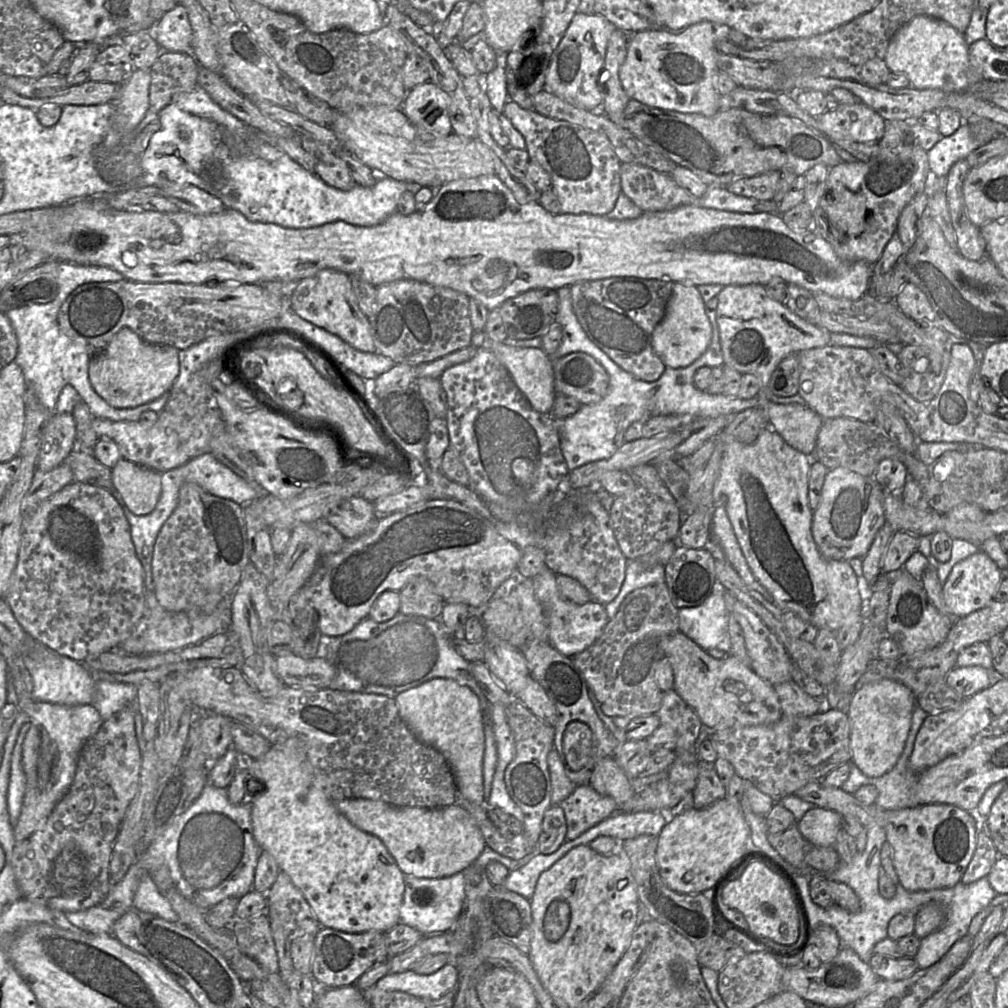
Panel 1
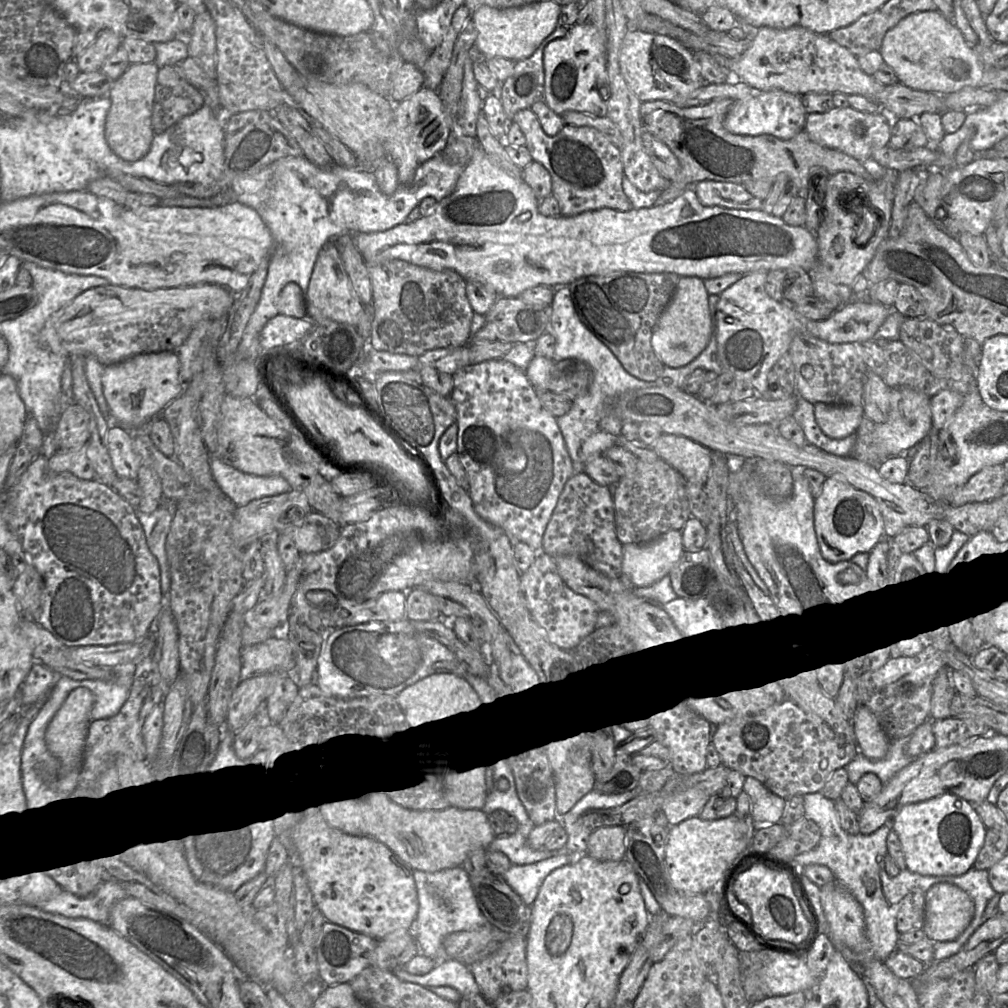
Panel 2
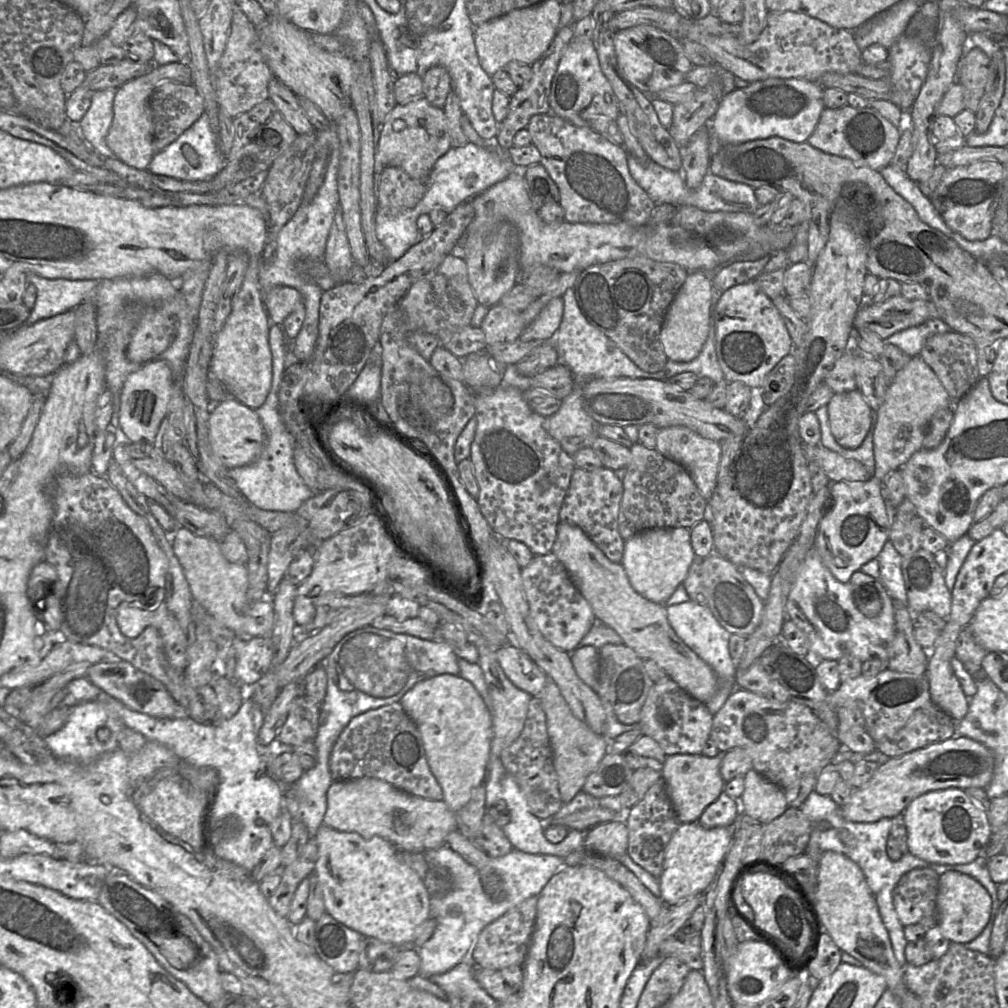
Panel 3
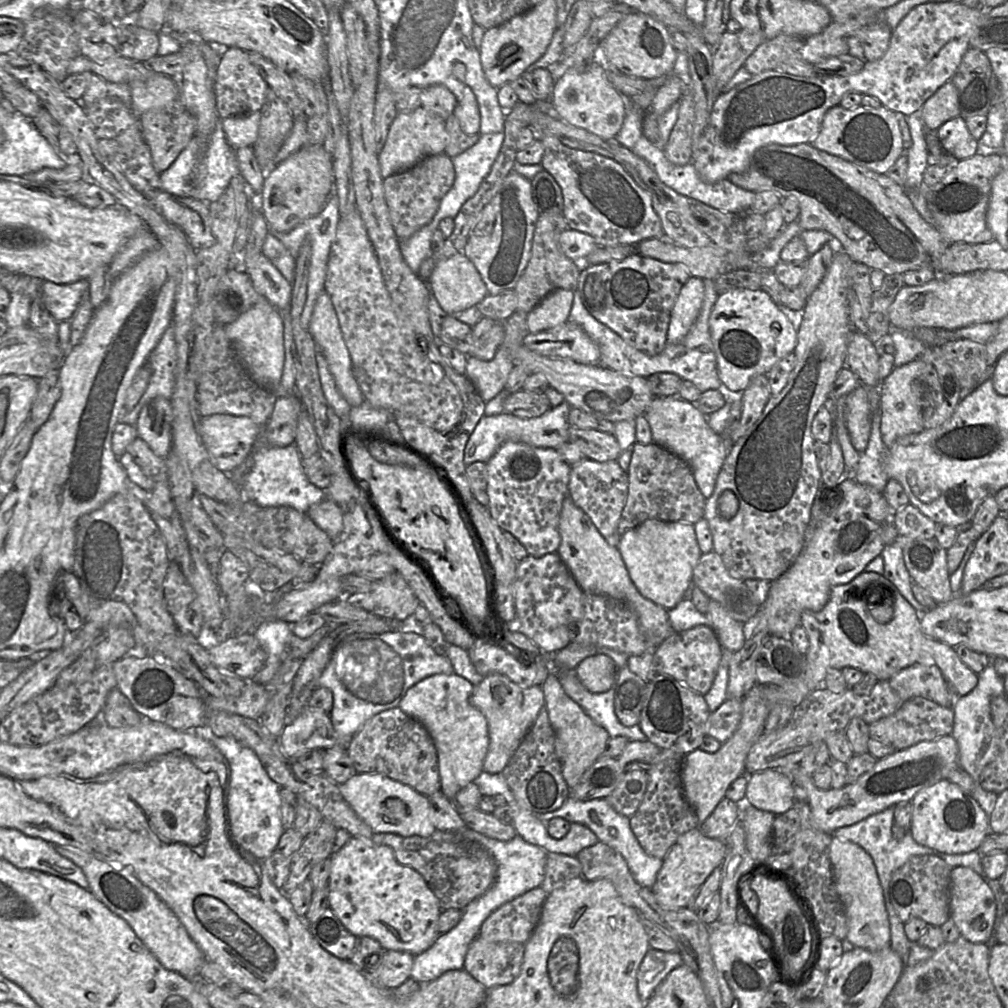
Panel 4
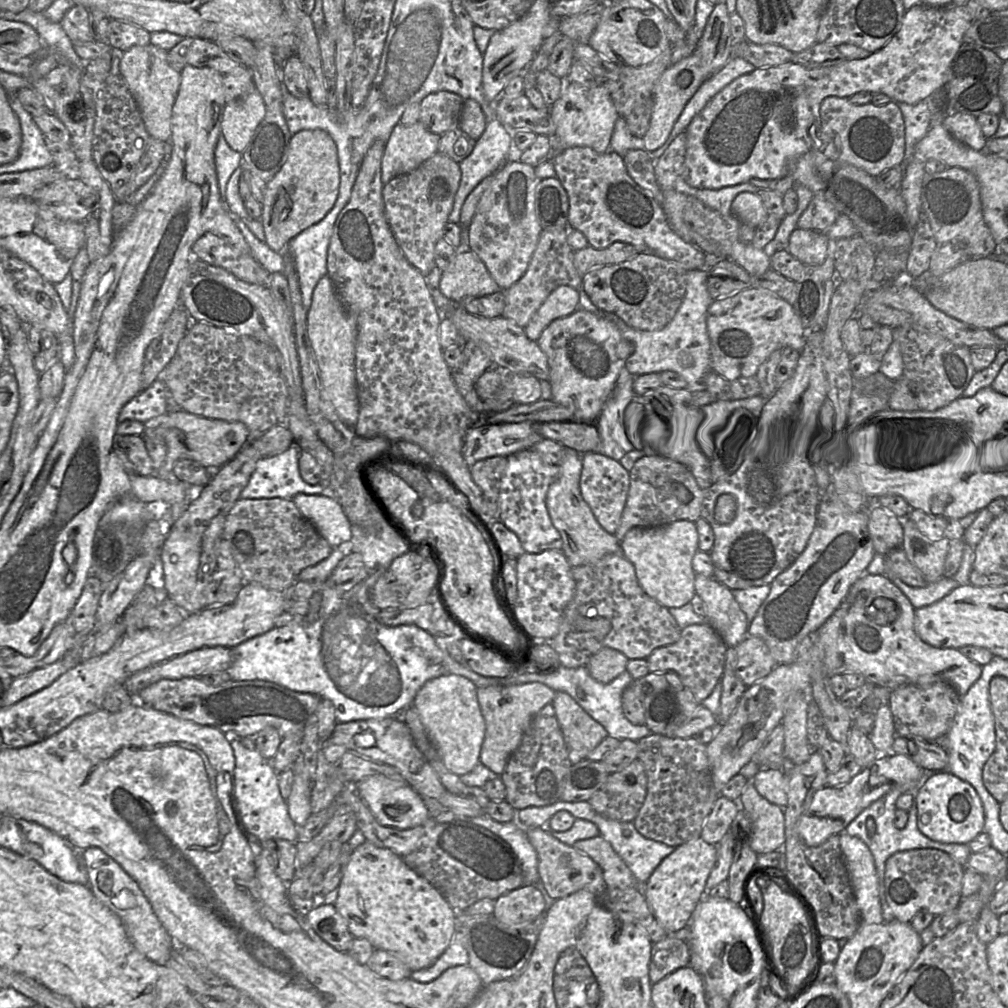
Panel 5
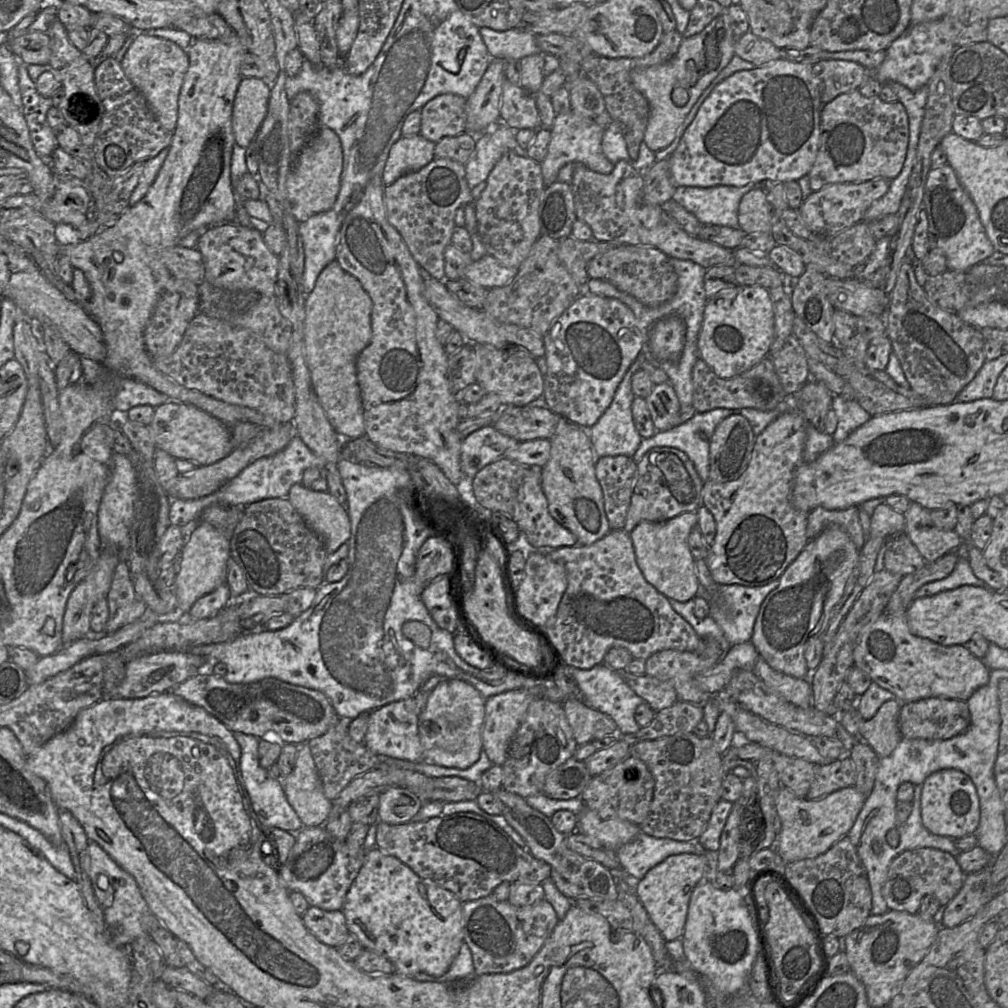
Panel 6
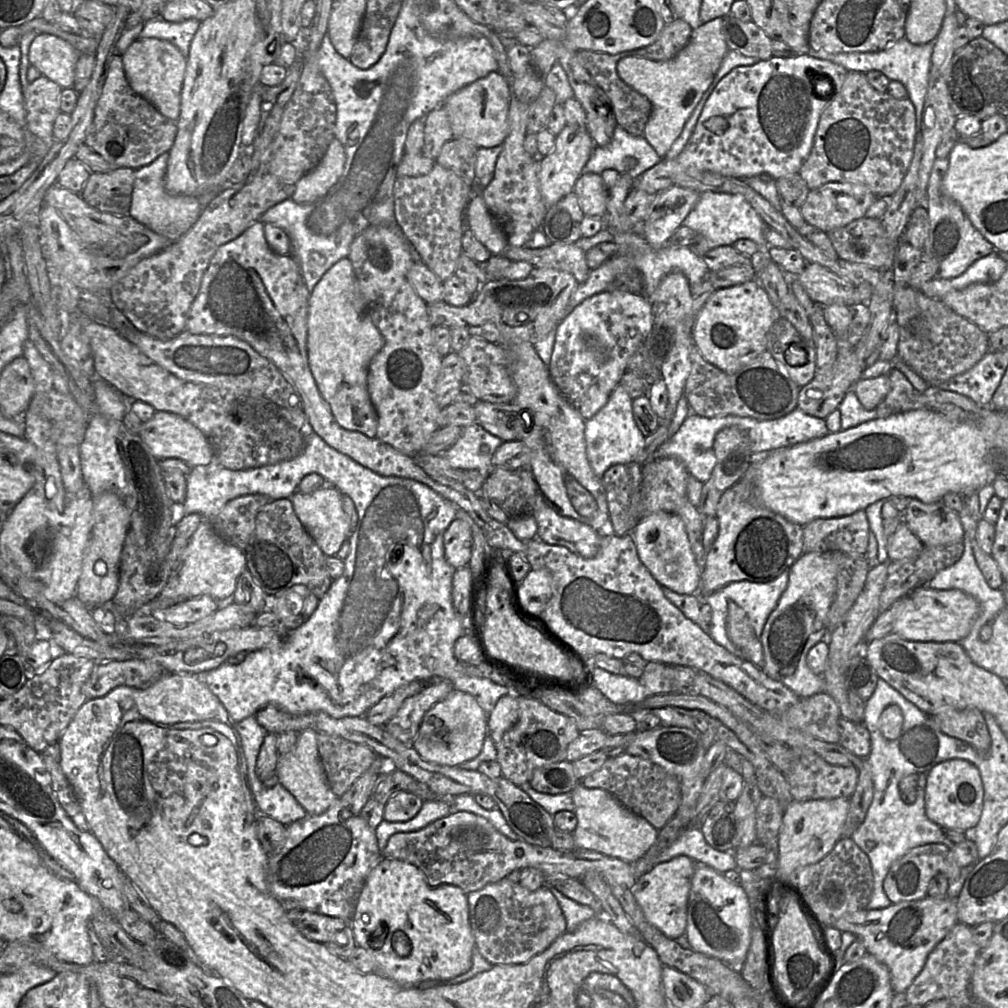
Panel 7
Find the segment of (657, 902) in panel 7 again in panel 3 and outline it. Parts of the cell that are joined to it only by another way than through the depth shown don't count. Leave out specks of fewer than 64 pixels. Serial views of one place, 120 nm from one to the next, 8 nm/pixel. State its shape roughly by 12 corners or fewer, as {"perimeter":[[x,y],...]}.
{"perimeter":[[681,823],[659,877],[667,906],[702,895],[732,826]]}

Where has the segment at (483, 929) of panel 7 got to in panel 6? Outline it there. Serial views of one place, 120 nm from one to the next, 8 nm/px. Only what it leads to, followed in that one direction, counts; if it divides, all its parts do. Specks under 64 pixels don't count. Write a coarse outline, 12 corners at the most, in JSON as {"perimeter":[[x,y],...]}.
{"perimeter":[[546,899],[463,903],[476,976],[526,966],[559,922]]}

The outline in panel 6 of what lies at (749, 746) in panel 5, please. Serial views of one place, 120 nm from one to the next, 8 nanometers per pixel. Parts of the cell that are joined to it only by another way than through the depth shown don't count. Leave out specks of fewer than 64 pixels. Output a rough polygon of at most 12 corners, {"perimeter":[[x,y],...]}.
{"perimeter":[[886,608],[854,667],[905,702],[967,701],[990,669]]}

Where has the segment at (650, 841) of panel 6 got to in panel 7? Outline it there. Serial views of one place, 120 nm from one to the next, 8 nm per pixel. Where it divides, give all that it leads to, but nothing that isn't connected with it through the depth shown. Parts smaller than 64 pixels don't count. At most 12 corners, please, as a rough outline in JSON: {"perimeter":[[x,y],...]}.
{"perimeter":[[701,827],[686,829],[655,857],[679,855],[720,873],[737,868],[734,853],[709,845]]}

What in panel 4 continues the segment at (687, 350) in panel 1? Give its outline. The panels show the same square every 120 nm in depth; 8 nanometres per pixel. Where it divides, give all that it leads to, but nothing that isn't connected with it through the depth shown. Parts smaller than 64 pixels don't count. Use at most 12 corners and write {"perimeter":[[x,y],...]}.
{"perimeter":[[691,276],[670,315],[667,343],[679,343],[695,322],[704,283]]}

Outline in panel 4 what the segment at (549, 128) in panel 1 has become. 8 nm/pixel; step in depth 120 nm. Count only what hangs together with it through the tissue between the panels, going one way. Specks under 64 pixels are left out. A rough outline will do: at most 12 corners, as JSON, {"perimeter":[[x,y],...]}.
{"perimeter":[[538,136],[568,229],[598,246],[666,237],[616,160]]}

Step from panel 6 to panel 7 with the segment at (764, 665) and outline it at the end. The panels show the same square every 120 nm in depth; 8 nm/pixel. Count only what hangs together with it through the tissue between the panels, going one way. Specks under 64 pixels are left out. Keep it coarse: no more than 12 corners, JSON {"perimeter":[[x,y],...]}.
{"perimeter":[[728,603],[733,644],[762,669],[764,652],[746,611]]}

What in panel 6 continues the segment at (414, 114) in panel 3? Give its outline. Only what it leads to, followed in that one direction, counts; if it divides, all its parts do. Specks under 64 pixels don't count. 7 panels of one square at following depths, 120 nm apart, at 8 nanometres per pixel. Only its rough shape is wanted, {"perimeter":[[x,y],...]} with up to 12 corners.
{"perimeter":[[421,134],[391,147],[381,180],[388,186],[435,158],[435,143]]}

